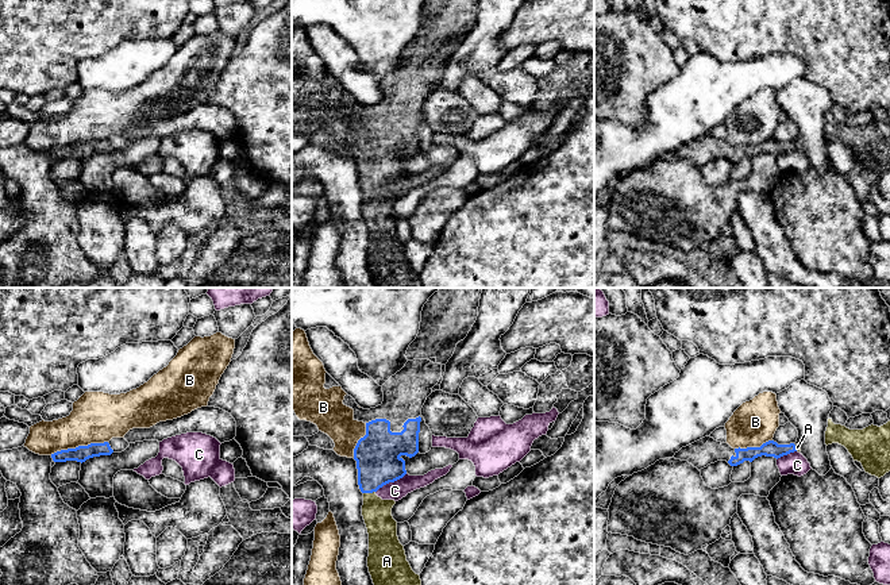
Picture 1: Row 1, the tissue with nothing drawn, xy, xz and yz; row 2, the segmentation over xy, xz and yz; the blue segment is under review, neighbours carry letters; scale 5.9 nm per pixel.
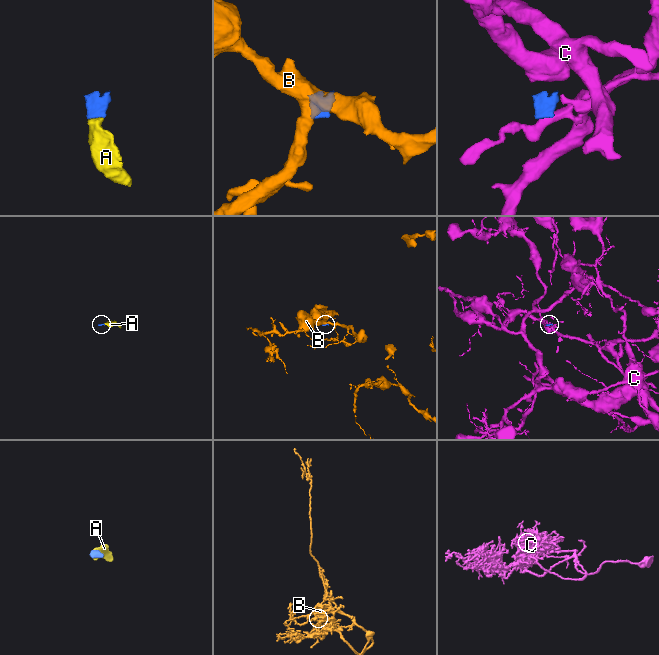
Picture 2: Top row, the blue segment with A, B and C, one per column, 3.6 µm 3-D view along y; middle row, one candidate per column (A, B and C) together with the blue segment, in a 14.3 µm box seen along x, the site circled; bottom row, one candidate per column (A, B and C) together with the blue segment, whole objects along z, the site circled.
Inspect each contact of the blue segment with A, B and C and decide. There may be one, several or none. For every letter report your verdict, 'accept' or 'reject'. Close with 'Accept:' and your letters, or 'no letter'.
A: accept
B: reject
C: reject
Accept: A

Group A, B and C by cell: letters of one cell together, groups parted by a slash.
A / B / C

